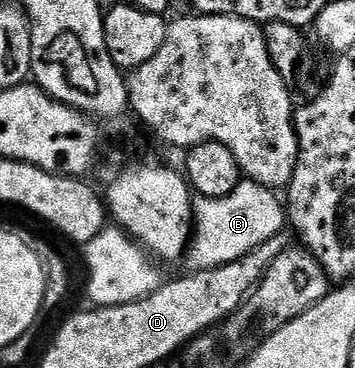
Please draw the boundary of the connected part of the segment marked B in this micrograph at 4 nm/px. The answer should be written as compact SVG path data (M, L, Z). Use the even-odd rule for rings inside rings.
M243 181L228 193L228 197L215 199L193 200L194 217L192 220L192 234L188 248L190 267L195 271L207 271L213 267L223 267L264 245L272 237L283 234L288 223L288 211L277 199L271 188Z

